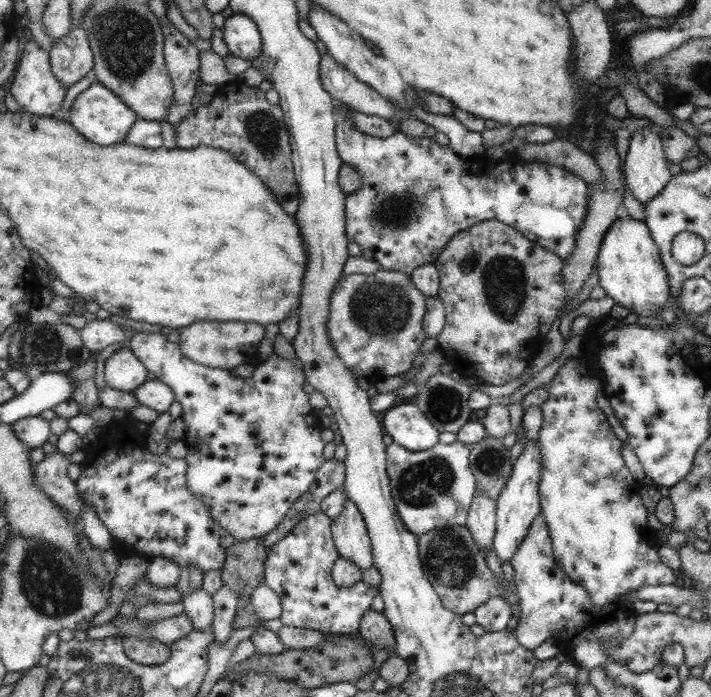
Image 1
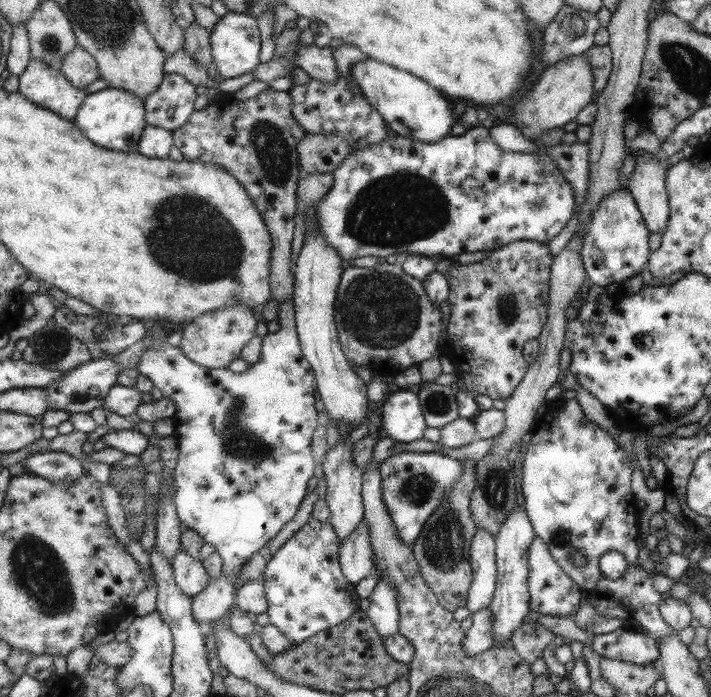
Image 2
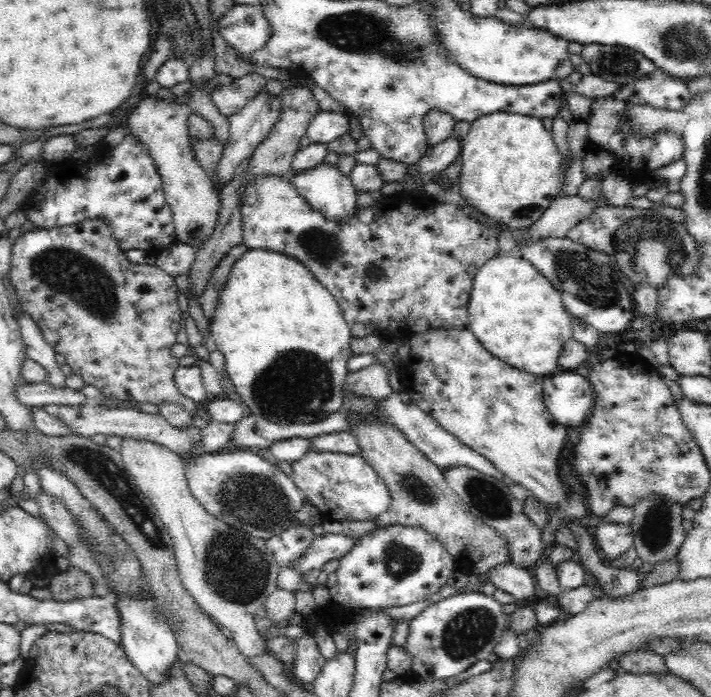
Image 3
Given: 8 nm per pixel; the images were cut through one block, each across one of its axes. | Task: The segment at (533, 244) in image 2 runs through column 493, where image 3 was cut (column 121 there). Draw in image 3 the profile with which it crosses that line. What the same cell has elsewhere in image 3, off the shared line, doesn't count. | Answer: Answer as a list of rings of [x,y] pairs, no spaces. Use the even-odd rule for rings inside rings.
[[[84,220],[58,229],[34,228],[20,235],[12,246],[9,280],[21,308],[32,317],[42,338],[55,353],[63,354],[72,372],[80,375],[85,385],[96,387],[102,398],[159,406],[173,402],[193,418],[204,414],[198,403],[184,397],[175,385],[180,359],[172,356],[170,346],[176,342],[183,319],[174,277],[156,264],[130,262],[102,220]]]

